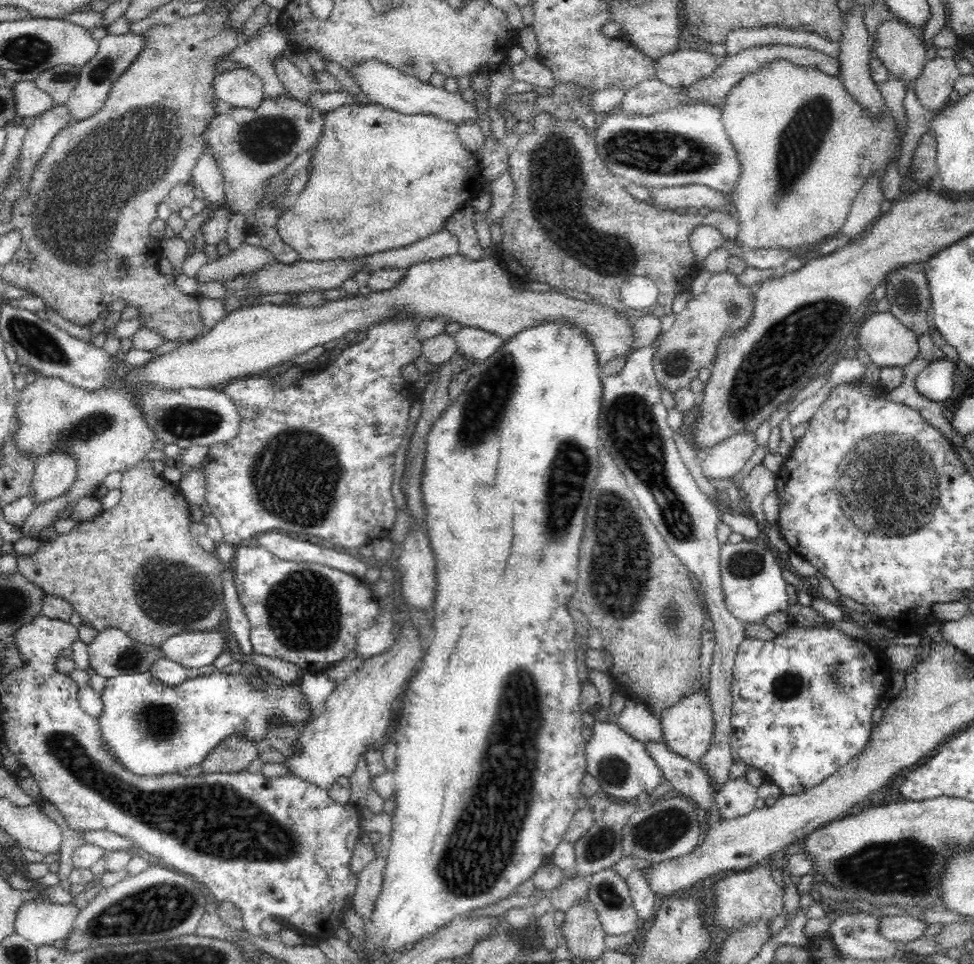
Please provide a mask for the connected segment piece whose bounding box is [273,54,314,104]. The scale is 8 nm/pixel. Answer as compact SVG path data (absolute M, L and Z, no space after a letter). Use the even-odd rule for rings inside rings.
M284 54L277 55L273 61L275 75L285 86L288 96L309 104L309 97L312 94L314 84L308 81L307 76L302 74L287 57L284 57Z

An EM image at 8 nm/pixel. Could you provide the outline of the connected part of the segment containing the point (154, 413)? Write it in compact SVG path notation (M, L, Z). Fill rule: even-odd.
M183 388L179 391L150 389L138 396L140 411L146 417L149 428L155 432L157 440L167 444L177 444L182 448L225 443L237 437L242 417L238 407L226 393L219 389Z

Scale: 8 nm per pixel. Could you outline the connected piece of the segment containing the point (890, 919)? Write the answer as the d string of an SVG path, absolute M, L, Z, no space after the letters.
M887 916L879 920L878 935L884 937L884 941L892 943L906 943L922 937L926 924L916 917Z

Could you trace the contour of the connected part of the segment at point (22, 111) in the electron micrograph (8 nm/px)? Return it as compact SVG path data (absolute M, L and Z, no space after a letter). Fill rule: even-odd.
M22 81L10 84L14 95L14 116L34 118L54 106L50 95L36 87L34 81Z

